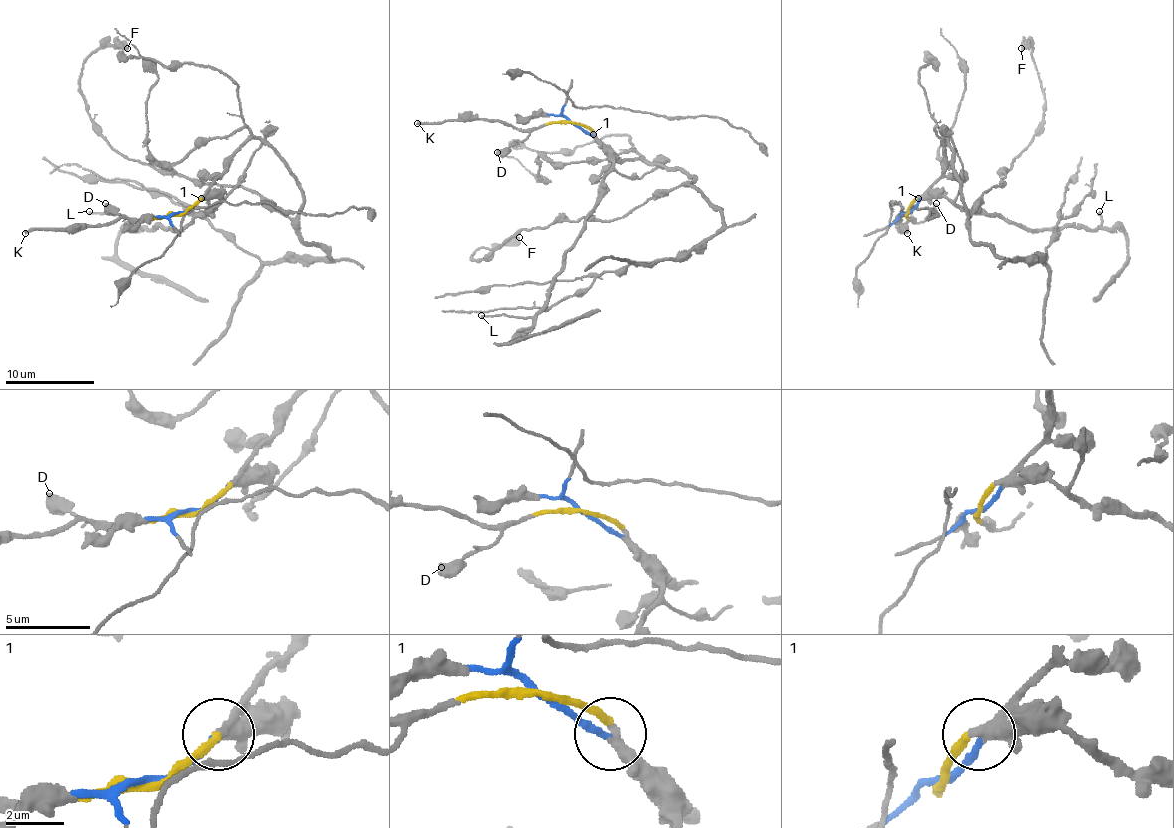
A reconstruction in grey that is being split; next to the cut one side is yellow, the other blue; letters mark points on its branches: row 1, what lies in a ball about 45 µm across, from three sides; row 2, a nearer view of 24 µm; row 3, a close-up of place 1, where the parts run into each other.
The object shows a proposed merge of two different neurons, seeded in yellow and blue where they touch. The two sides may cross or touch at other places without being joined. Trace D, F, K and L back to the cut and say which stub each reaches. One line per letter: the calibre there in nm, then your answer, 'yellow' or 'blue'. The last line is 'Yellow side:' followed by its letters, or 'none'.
D: 550 nm | yellow
F: 360 nm | yellow
K: 240 nm | yellow
L: 170 nm | blue
Yellow side: D, F, K

